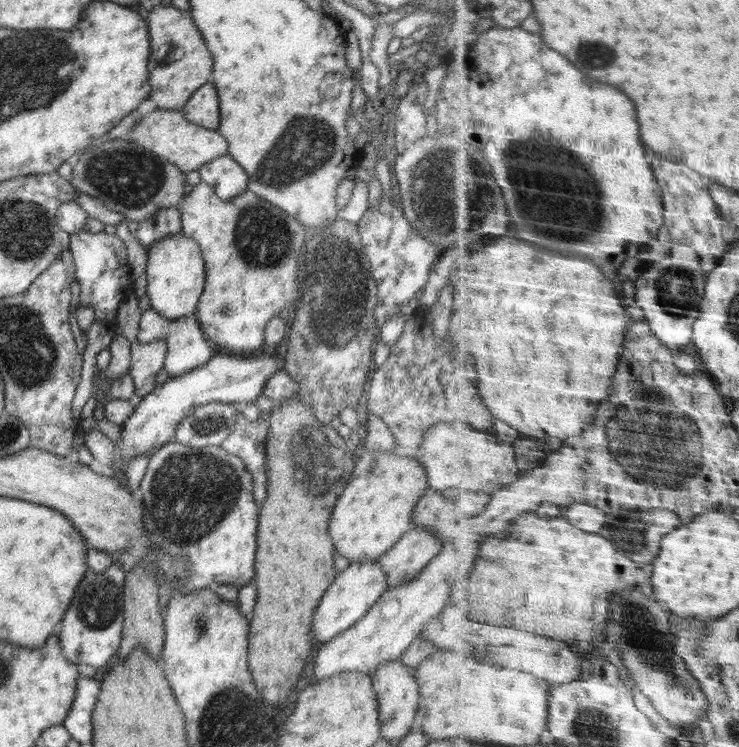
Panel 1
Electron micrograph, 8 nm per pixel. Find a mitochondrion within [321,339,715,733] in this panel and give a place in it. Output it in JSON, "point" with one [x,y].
{"point":[641,444]}

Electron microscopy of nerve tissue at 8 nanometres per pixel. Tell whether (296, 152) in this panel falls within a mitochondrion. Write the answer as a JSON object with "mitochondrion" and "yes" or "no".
{"mitochondrion":"yes"}

